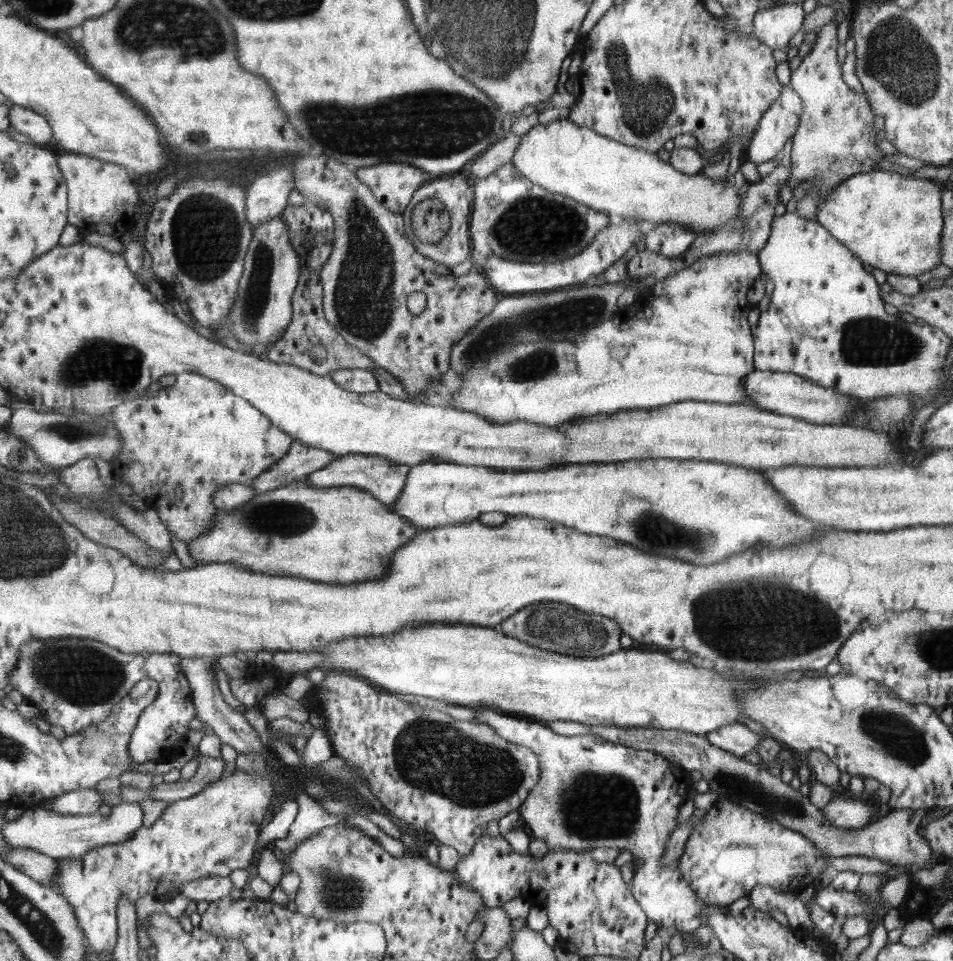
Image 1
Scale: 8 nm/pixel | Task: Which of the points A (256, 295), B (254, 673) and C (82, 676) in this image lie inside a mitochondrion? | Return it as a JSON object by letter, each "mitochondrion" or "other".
{"A":"mitochondrion","B":"other","C":"mitochondrion"}

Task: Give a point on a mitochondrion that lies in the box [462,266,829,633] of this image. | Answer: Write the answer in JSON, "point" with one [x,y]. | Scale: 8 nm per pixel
{"point":[652,530]}

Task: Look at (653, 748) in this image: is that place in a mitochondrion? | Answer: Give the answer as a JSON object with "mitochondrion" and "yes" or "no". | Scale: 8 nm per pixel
{"mitochondrion":"no"}

